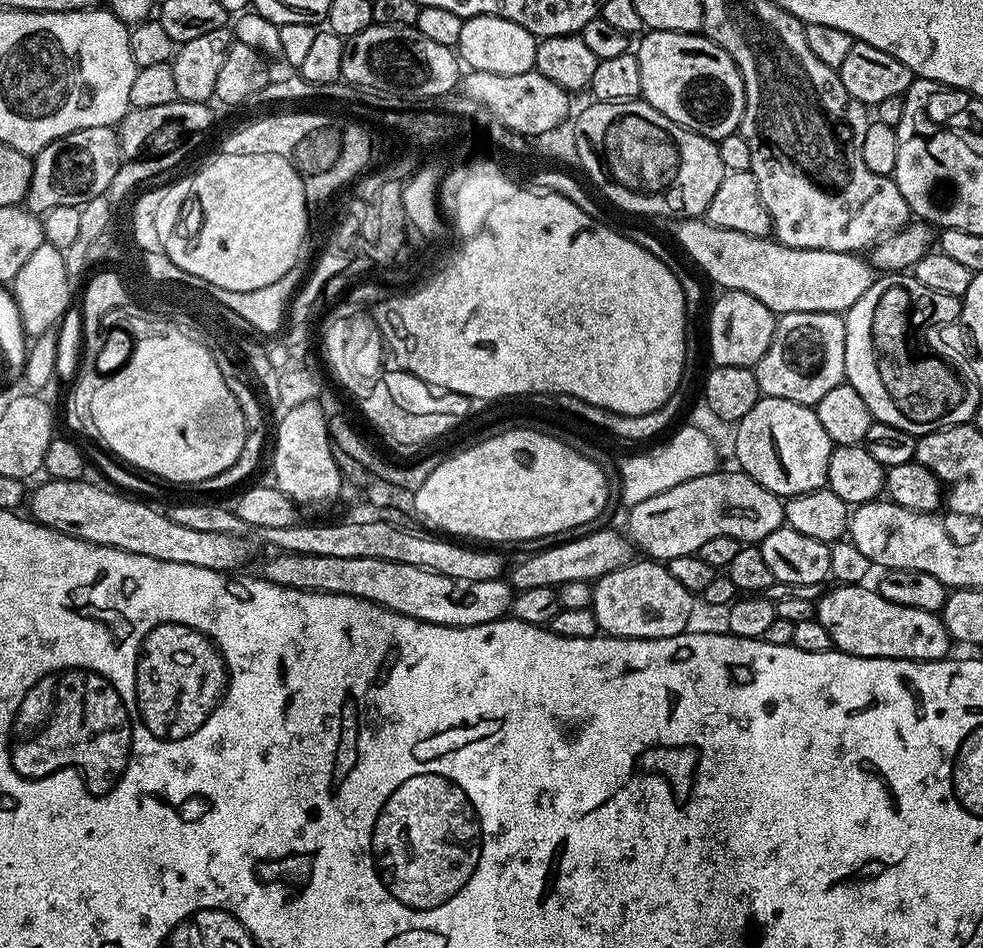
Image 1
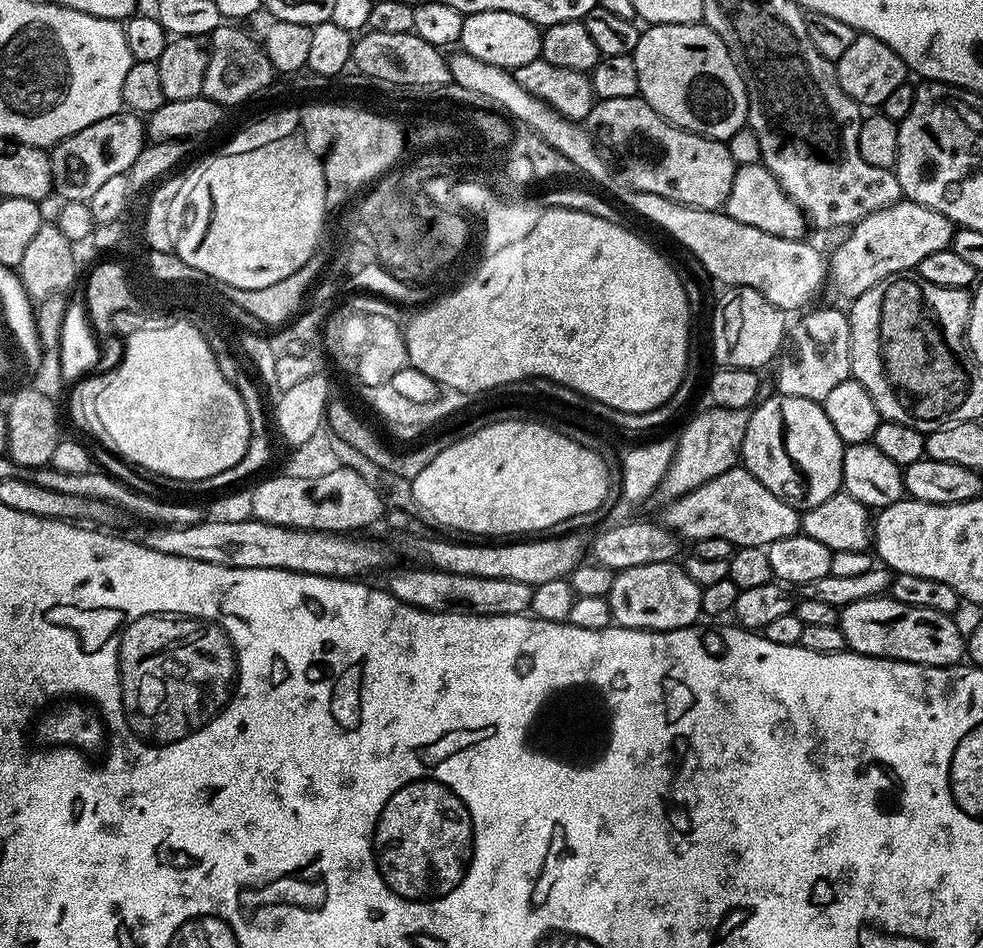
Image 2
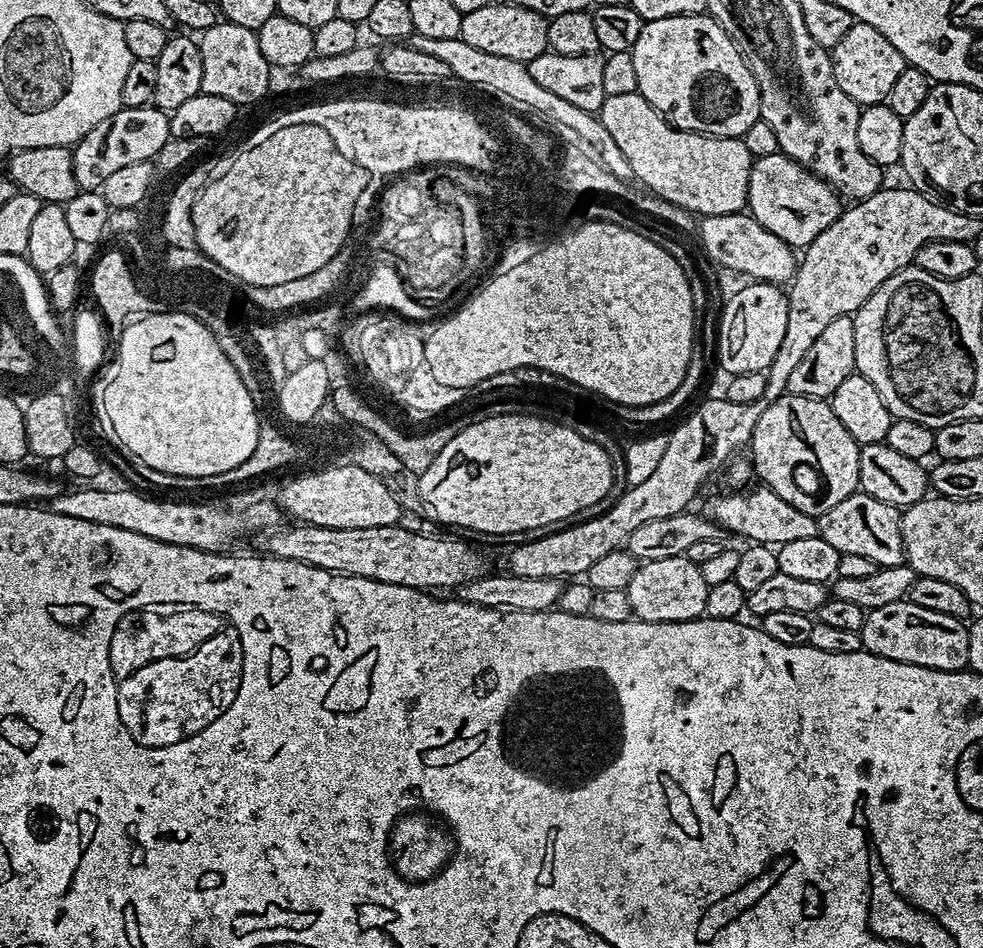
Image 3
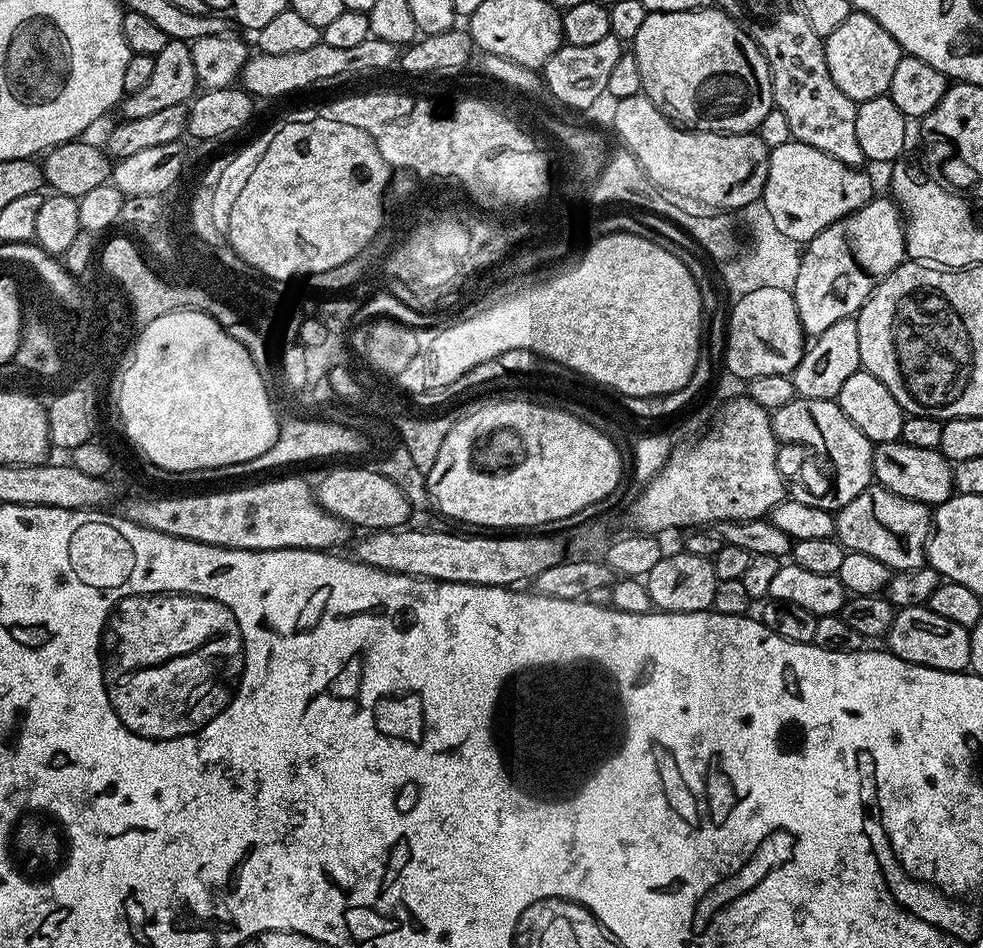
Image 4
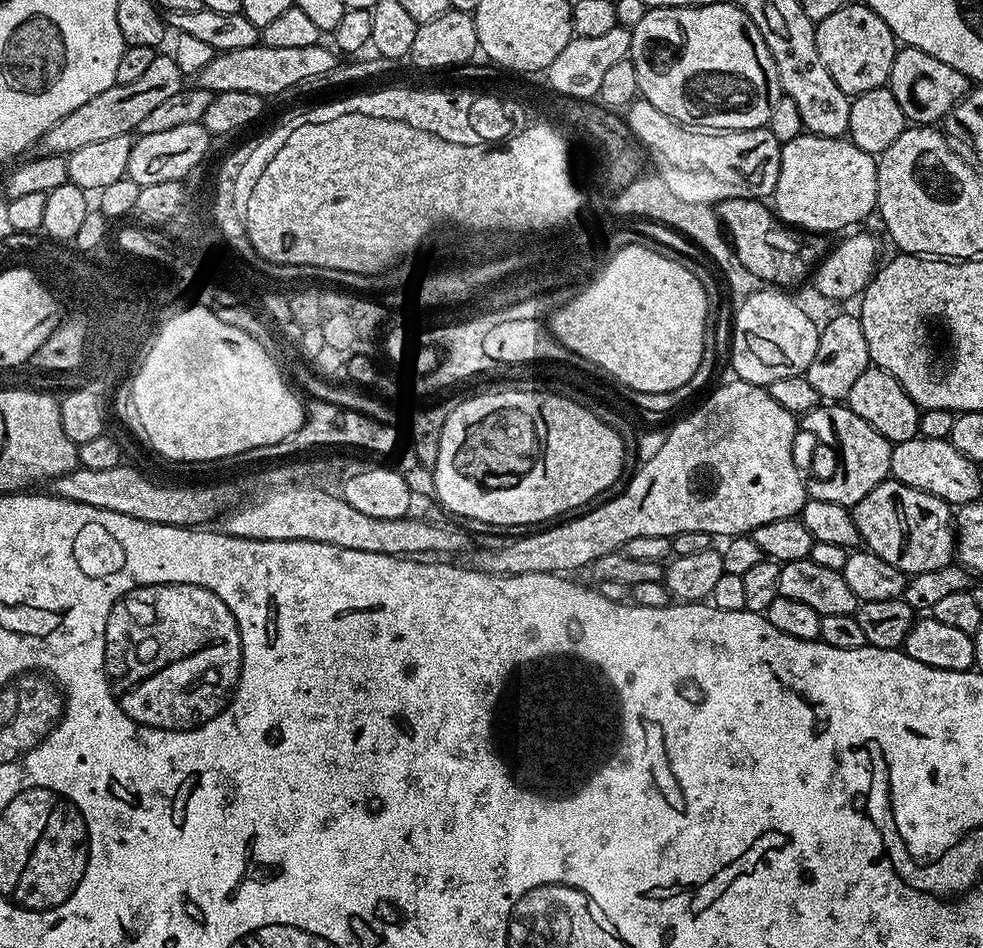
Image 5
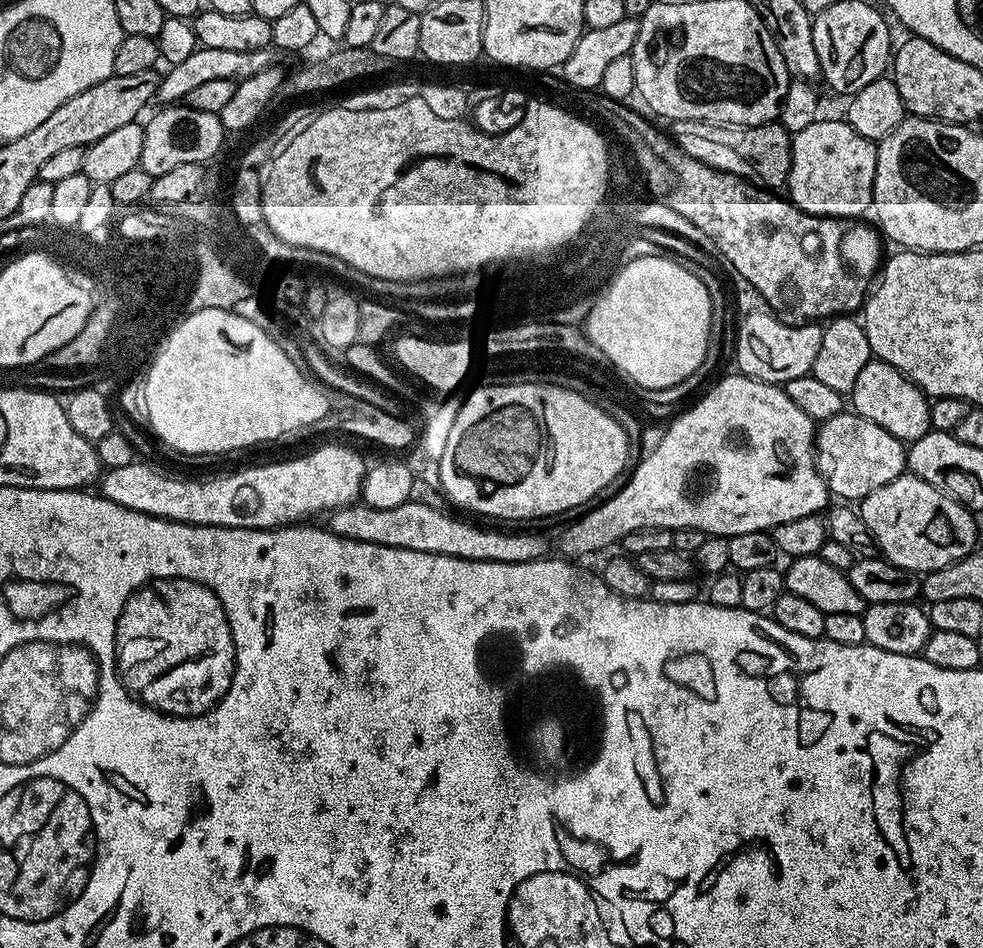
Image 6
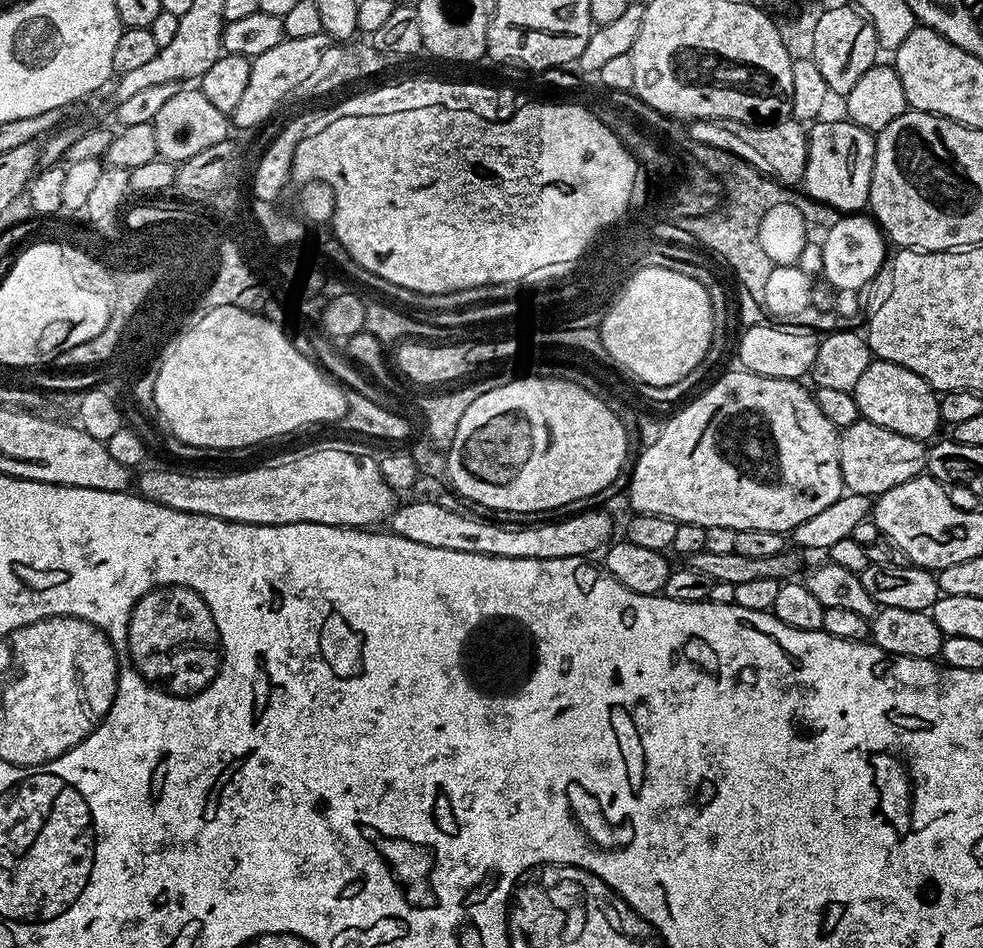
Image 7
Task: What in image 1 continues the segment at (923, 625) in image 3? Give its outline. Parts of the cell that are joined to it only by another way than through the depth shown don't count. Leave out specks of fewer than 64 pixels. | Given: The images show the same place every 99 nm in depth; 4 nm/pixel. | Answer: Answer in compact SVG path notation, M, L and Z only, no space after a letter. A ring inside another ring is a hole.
M841 584L825 591L815 601L816 618L826 626L833 645L841 652L849 652L852 656L873 656L874 658L890 658L891 660L943 660L949 655L948 647L954 641L944 625L943 615L926 610L914 610L914 606L898 606L898 602L890 602L880 596L875 587L858 584Z

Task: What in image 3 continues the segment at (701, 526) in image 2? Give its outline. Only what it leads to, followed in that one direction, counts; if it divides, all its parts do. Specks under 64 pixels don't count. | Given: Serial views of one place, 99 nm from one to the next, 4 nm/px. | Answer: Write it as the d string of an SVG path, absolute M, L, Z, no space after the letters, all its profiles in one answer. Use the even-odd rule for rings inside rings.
M757 486L753 492L749 490L732 490L729 496L720 496L712 504L711 519L724 527L725 533L745 536L745 541L753 544L770 544L779 546L786 542L794 542L797 538L810 538L817 535L817 517L802 514L802 510L790 506L778 494L769 488Z

